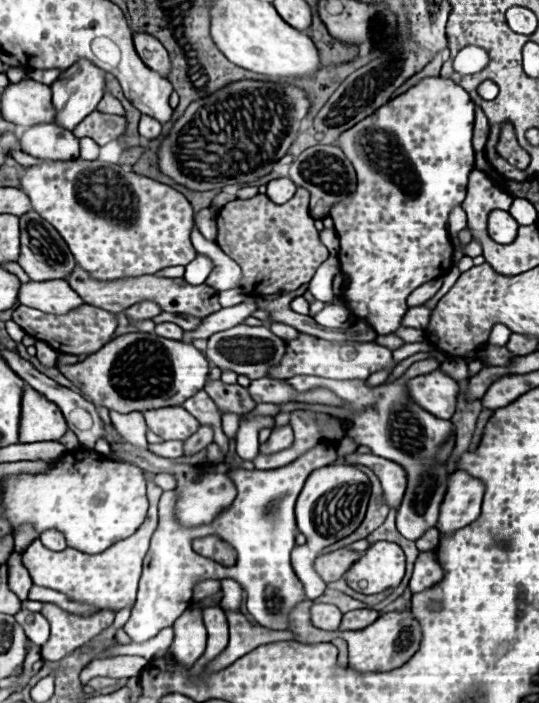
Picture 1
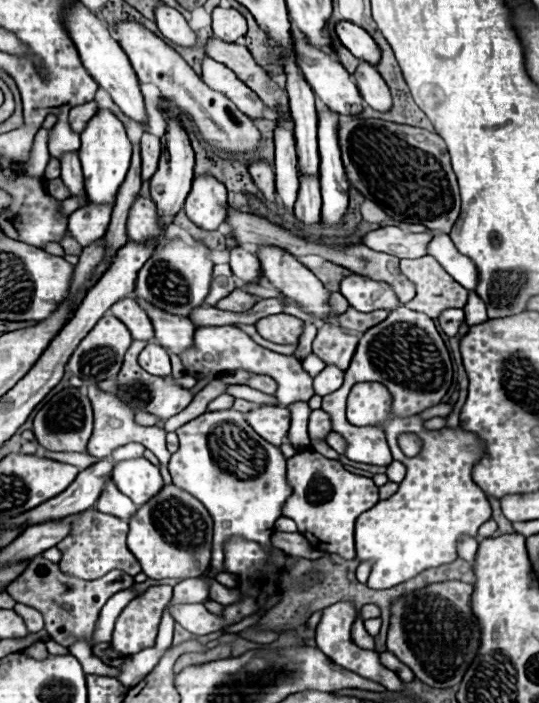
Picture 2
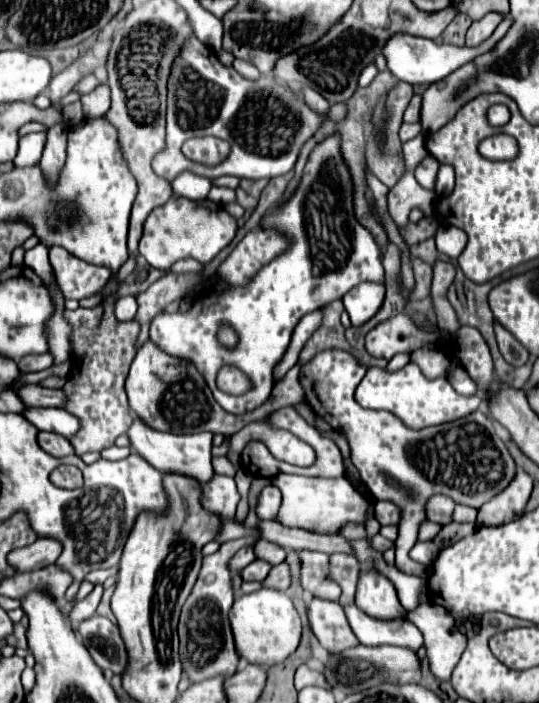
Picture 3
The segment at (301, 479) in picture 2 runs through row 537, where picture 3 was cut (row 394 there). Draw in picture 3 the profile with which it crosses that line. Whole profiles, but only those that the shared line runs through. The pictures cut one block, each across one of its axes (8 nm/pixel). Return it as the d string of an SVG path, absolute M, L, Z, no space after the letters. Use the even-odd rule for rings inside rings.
M326 348L326 350L318 352L306 366L302 366L300 384L306 392L306 402L310 404L314 414L318 414L332 430L346 436L346 440L350 444L352 464L358 468L360 478L368 486L370 494L376 500L390 500L396 506L400 506L402 520L398 524L398 538L396 538L398 568L406 574L418 574L422 578L428 578L428 568L418 562L412 562L408 558L408 552L416 544L416 538L418 538L418 526L422 520L426 520L426 516L424 516L426 500L432 494L446 494L446 496L452 496L452 500L456 504L480 508L484 502L488 502L492 496L496 496L498 492L502 492L506 488L506 484L514 478L516 466L514 466L514 460L512 460L506 444L498 438L498 434L492 426L492 420L480 410L472 412L466 418L454 420L454 422L446 422L440 426L428 426L422 430L412 430L392 412L362 408L354 400L354 390L356 390L356 384L364 378L366 370L368 370L366 364L360 364L358 360L354 360L354 356L350 356L350 352L340 352L338 348Z

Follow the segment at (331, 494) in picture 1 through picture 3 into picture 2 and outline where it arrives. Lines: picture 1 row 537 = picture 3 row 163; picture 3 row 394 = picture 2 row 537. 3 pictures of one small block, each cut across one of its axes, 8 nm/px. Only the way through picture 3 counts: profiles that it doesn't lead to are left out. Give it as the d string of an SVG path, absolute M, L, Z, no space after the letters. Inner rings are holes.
M218 410L218 412L206 412L184 426L176 430L180 438L180 448L178 452L172 454L168 470L172 476L172 482L190 492L196 500L200 500L206 510L212 514L214 520L214 542L212 542L212 560L210 566L216 570L222 570L224 562L224 544L226 540L240 536L244 540L258 542L266 550L272 550L270 546L270 536L274 530L274 522L282 516L280 508L290 496L290 488L286 484L286 458L282 452L262 440L250 424L246 424L246 418L238 410Z

